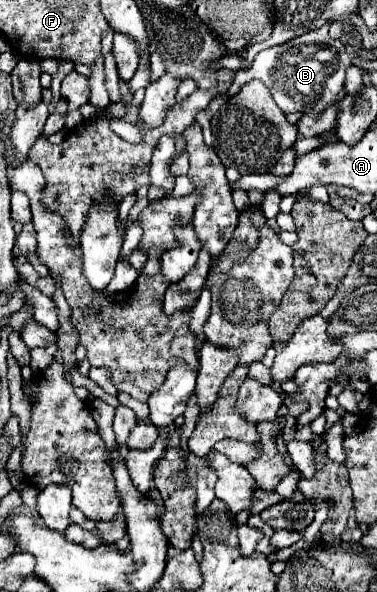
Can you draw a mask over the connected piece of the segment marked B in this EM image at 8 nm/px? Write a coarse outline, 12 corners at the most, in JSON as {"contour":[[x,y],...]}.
{"contour":[[328,26],[258,52],[244,72],[284,114],[320,114],[352,64]]}

